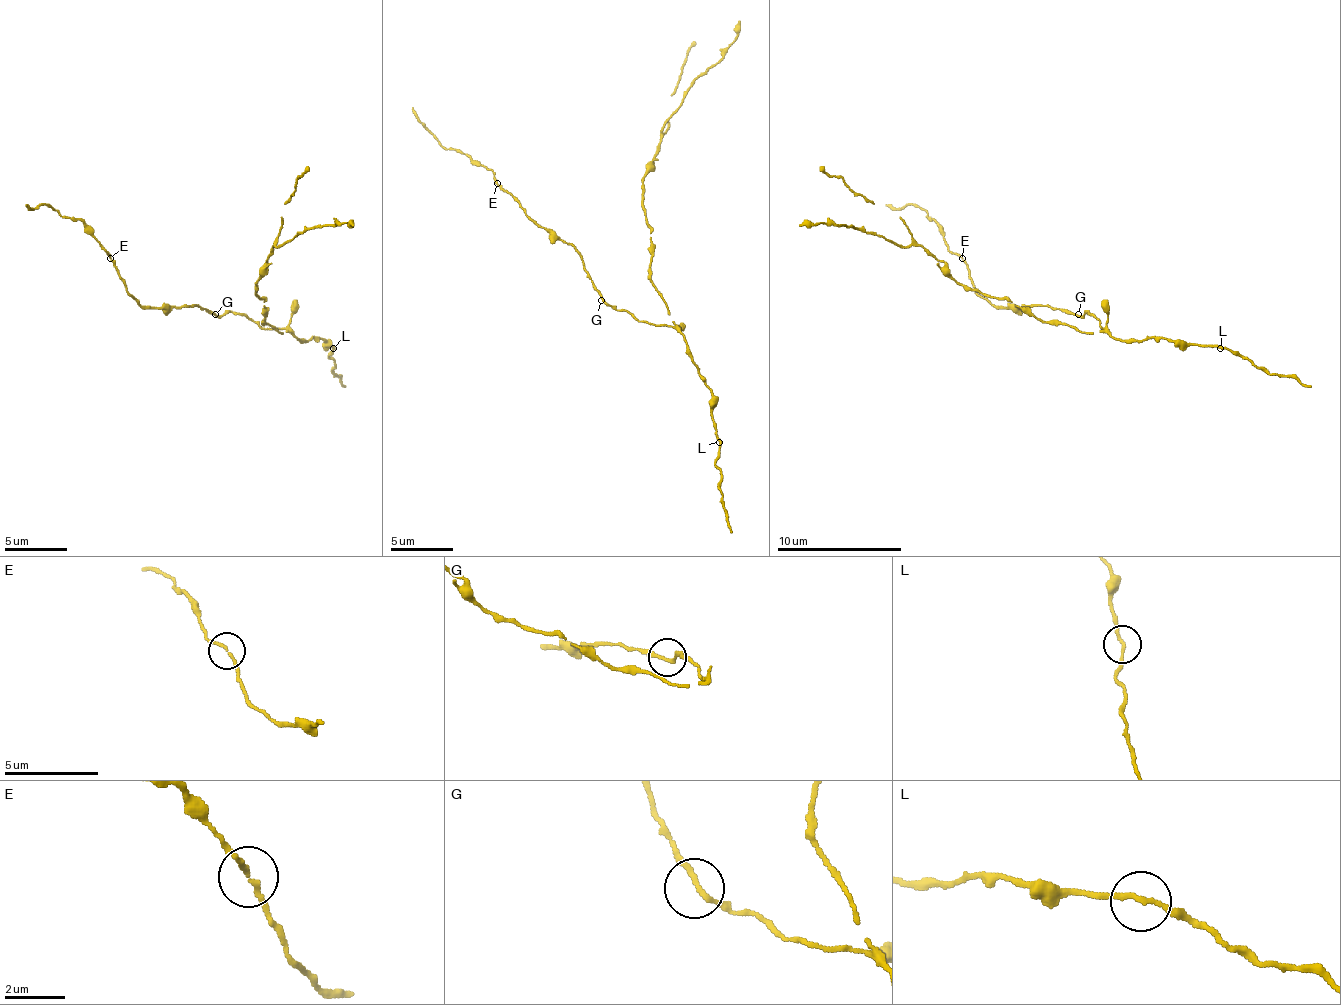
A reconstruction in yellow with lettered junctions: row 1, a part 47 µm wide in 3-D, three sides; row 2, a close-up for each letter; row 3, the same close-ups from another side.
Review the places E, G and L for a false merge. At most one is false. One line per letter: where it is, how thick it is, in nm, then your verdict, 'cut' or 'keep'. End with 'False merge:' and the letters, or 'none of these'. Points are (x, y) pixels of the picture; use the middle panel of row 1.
E: at (497, 183); 150 nm thick; keep
G: at (601, 300); 160 nm thick; keep
L: at (719, 442); 160 nm thick; keep
False merge: none of these

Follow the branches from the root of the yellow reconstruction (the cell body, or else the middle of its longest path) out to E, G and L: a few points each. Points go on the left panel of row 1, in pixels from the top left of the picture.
E: (268, 330), (262, 330), (236, 311), (211, 314), (199, 305), (146, 308), (127, 289), (111, 258)
G: (268, 330), (262, 330), (236, 311), (215, 314)
L: (268, 330), (287, 330), (296, 339), (321, 339), (334, 349)

